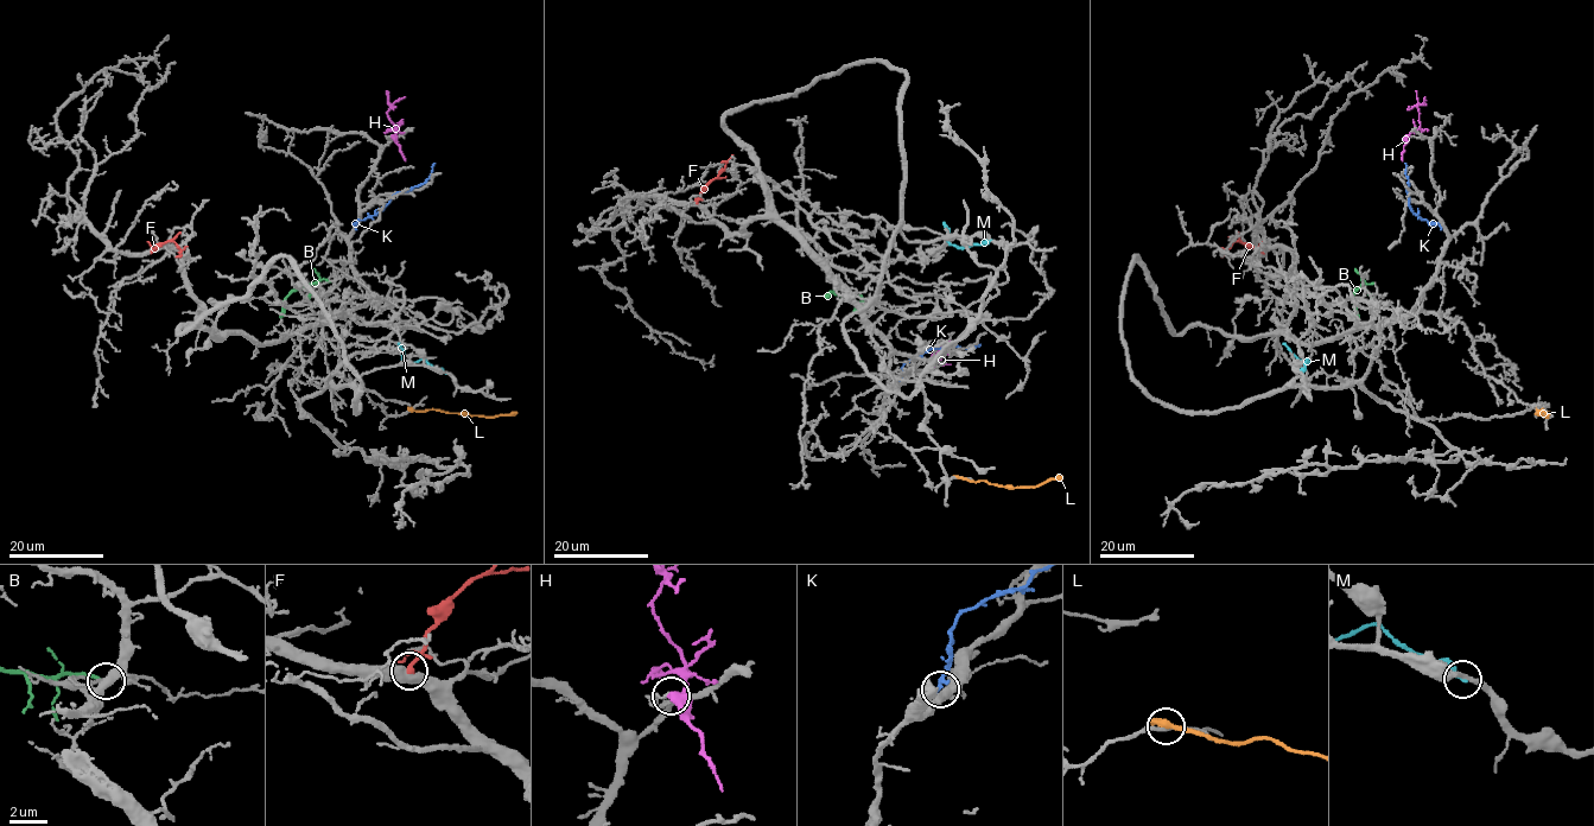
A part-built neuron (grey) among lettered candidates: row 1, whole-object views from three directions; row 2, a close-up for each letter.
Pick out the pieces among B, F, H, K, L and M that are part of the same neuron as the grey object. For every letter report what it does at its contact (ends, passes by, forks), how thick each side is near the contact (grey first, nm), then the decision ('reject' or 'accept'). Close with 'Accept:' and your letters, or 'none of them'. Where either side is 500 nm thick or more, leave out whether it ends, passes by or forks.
B: it ends | 130/220 nm | reject
F: 550/240 nm | reject
H: it forks | 150/320 nm | reject
K: it passes by | 440/170 nm | reject
L: 180/550 nm | reject
M: it ends | 280/280 nm | reject
Accept: none of them

